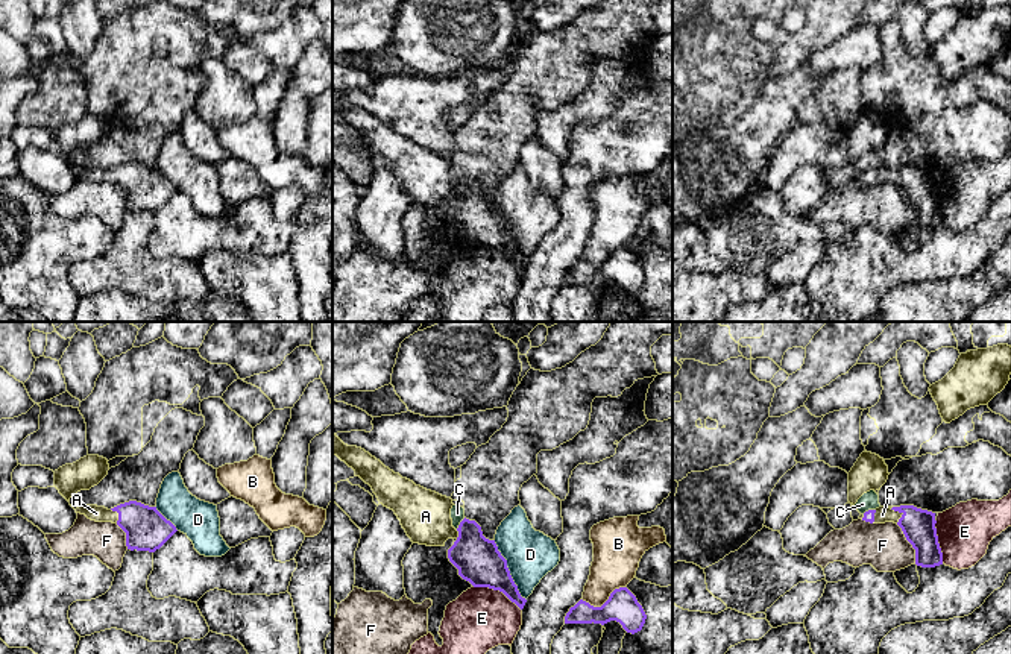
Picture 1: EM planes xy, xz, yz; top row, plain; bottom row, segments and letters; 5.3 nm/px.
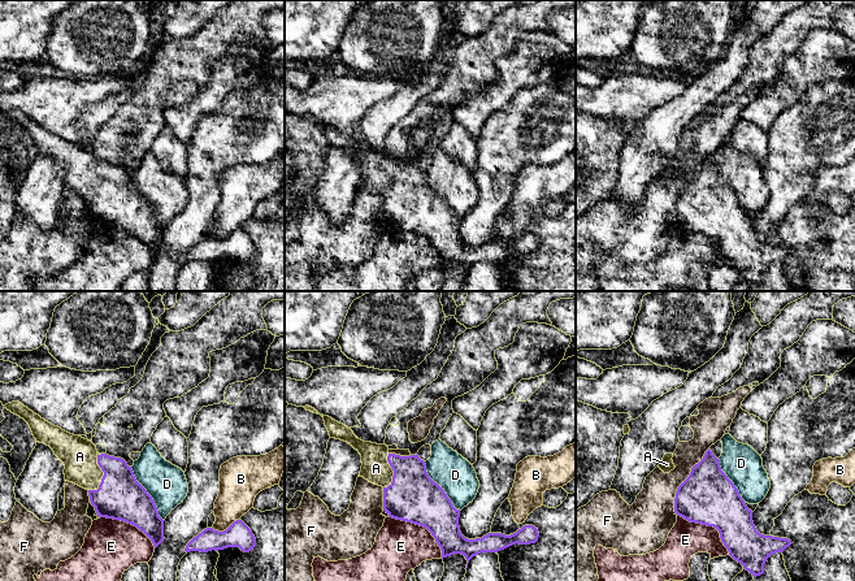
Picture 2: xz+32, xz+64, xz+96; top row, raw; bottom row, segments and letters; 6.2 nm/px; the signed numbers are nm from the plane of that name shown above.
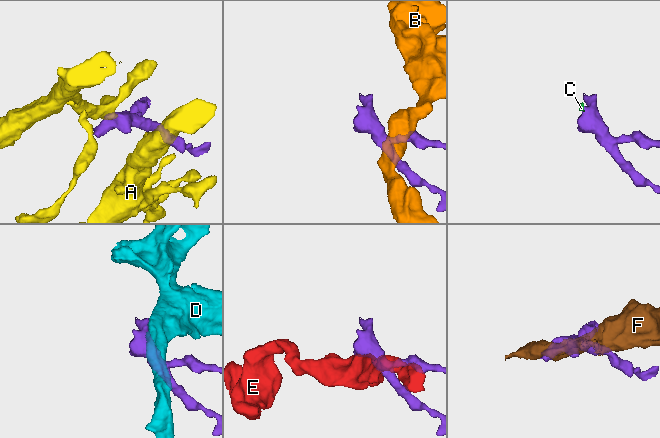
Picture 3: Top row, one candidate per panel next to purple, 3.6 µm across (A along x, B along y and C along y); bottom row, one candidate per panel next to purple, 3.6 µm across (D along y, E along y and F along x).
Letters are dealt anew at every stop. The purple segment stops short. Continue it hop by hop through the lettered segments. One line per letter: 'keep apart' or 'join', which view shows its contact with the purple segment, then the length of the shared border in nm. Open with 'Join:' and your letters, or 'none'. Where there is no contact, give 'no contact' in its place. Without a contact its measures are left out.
Join: A
A: join; meets purple in yz; contact 90 nm long
B: keep apart; meets purple in xz; contact 240 nm long
C: keep apart; meets purple in xz; contact 80 nm long
D: keep apart; meets purple in xz; contact 360 nm long
E: keep apart; meets purple in xz; contact 280 nm long
F: keep apart; meets purple in yz; contact 240 nm long

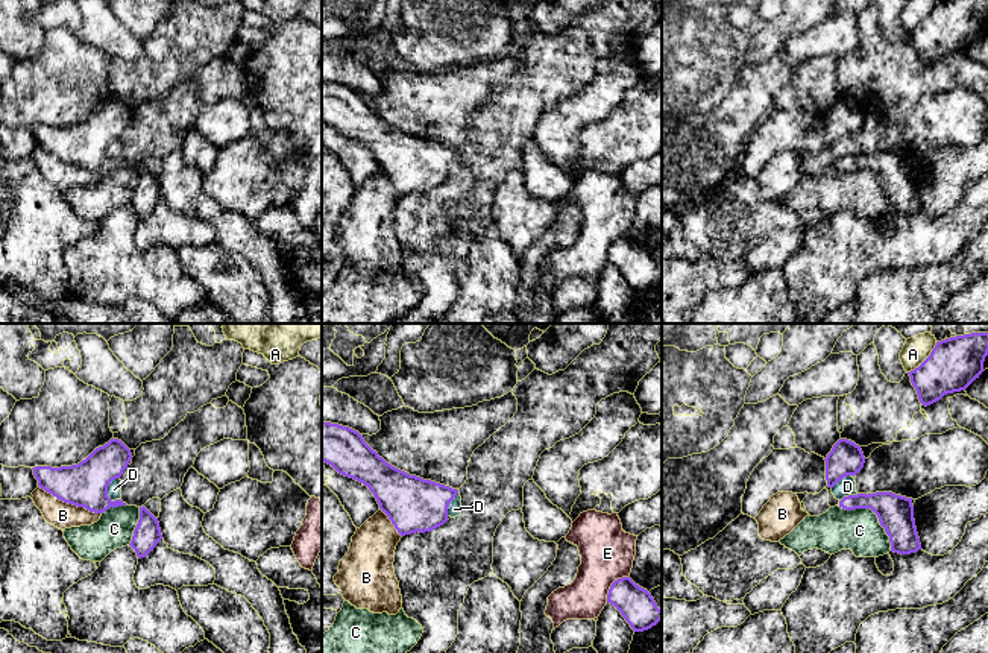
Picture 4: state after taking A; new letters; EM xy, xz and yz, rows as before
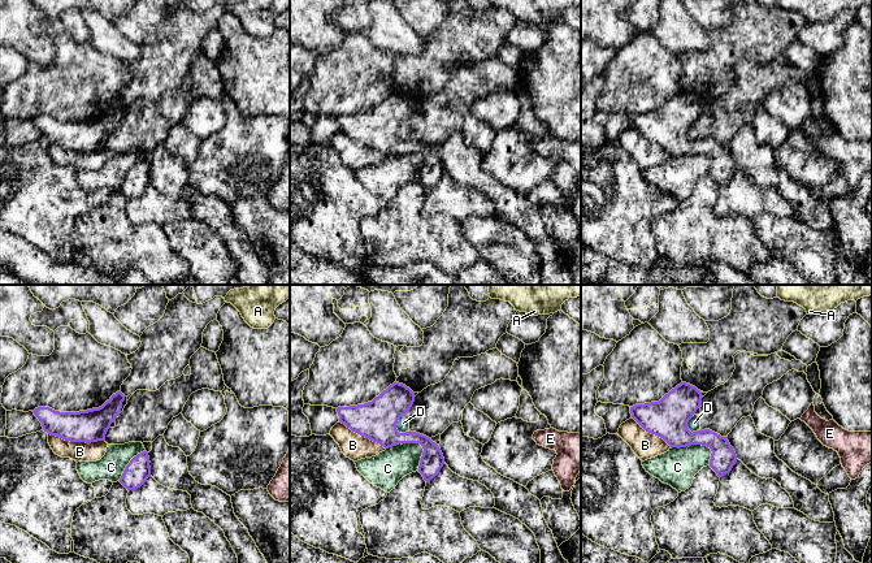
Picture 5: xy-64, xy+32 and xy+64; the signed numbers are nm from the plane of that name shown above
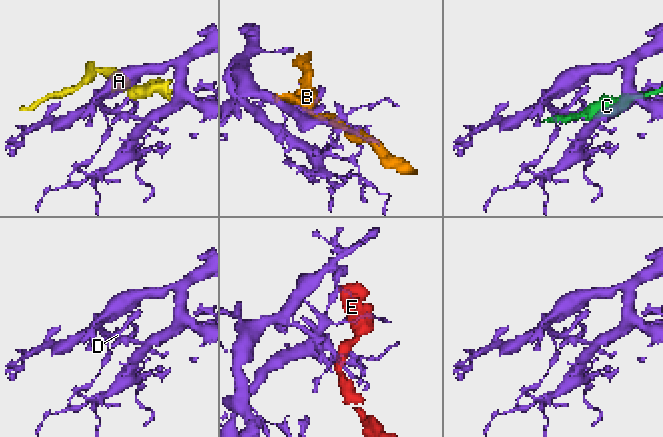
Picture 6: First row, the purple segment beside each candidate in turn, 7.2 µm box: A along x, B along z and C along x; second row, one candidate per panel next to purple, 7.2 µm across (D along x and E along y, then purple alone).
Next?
Join: none
A: keep apart; meets purple in yz; contact 220 nm long
B: keep apart; meets purple in xy; contact 360 nm long
C: keep apart; meets purple in yz; contact 380 nm long
D: keep apart; meets purple in xy; contact 140 nm long
E: keep apart; meets purple in xz; contact 190 nm long

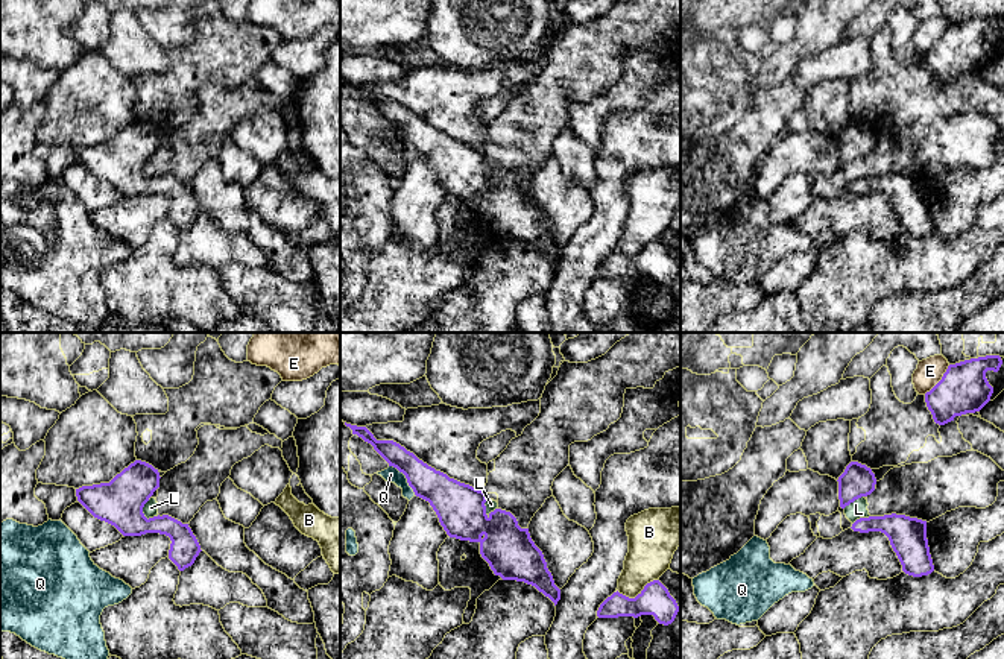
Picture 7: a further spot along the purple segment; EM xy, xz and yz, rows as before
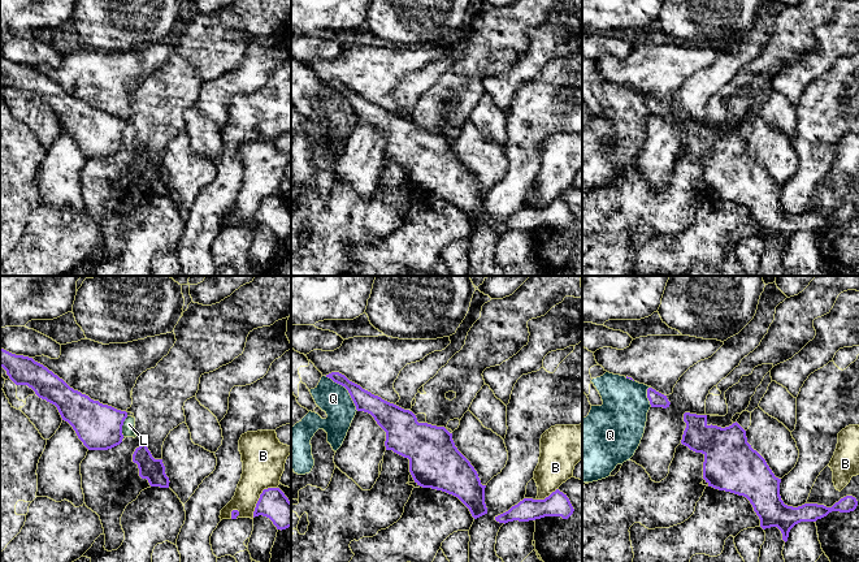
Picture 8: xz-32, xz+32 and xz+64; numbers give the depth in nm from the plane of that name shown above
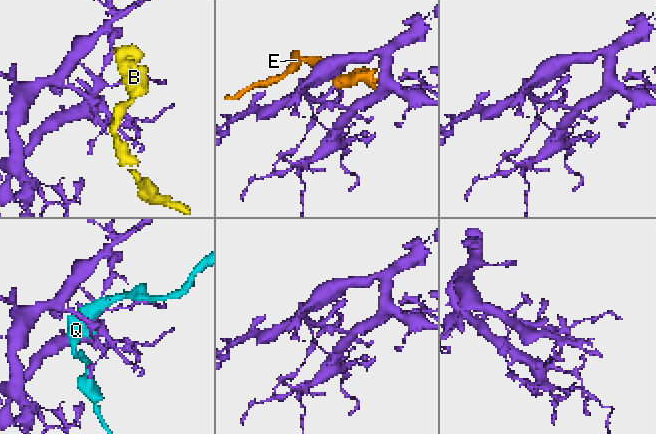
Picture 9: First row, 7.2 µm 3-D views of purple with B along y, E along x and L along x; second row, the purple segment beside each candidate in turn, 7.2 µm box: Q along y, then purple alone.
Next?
Join: none
B: keep apart; meets purple in xz; contact 220 nm long
E: keep apart; meets purple in yz; contact 220 nm long
L: keep apart; meets purple in xz; contact 110 nm long
Q: keep apart; meets purple in xz; contact 220 nm long

